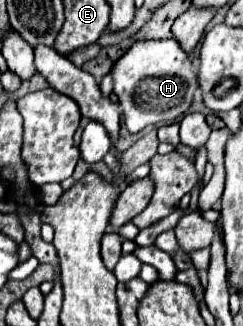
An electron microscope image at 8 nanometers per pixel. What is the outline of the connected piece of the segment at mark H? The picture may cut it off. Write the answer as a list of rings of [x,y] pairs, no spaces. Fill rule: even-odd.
[[[174,39],[132,43],[132,47],[118,61],[114,61],[110,75],[124,123],[130,133],[138,133],[148,125],[168,123],[184,115],[198,87],[198,79],[192,71],[192,61],[186,53],[180,51],[180,45],[174,43]]]

